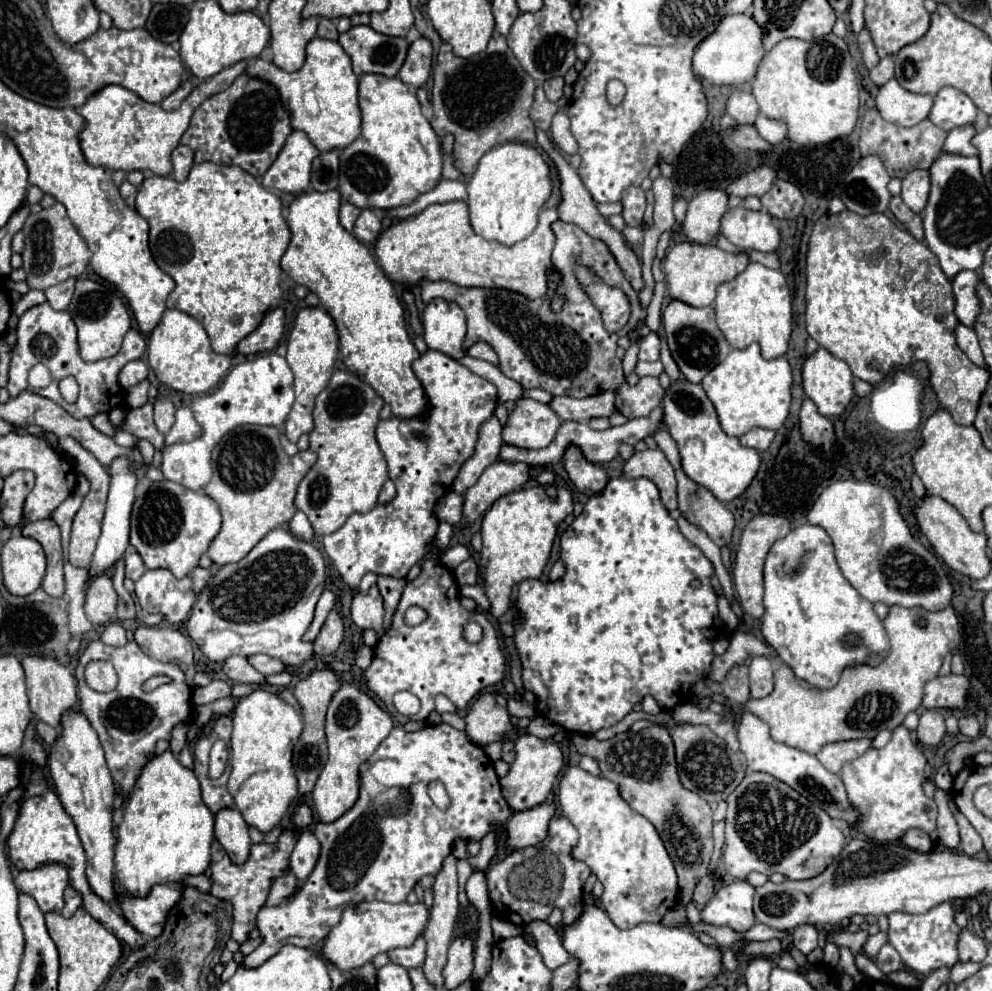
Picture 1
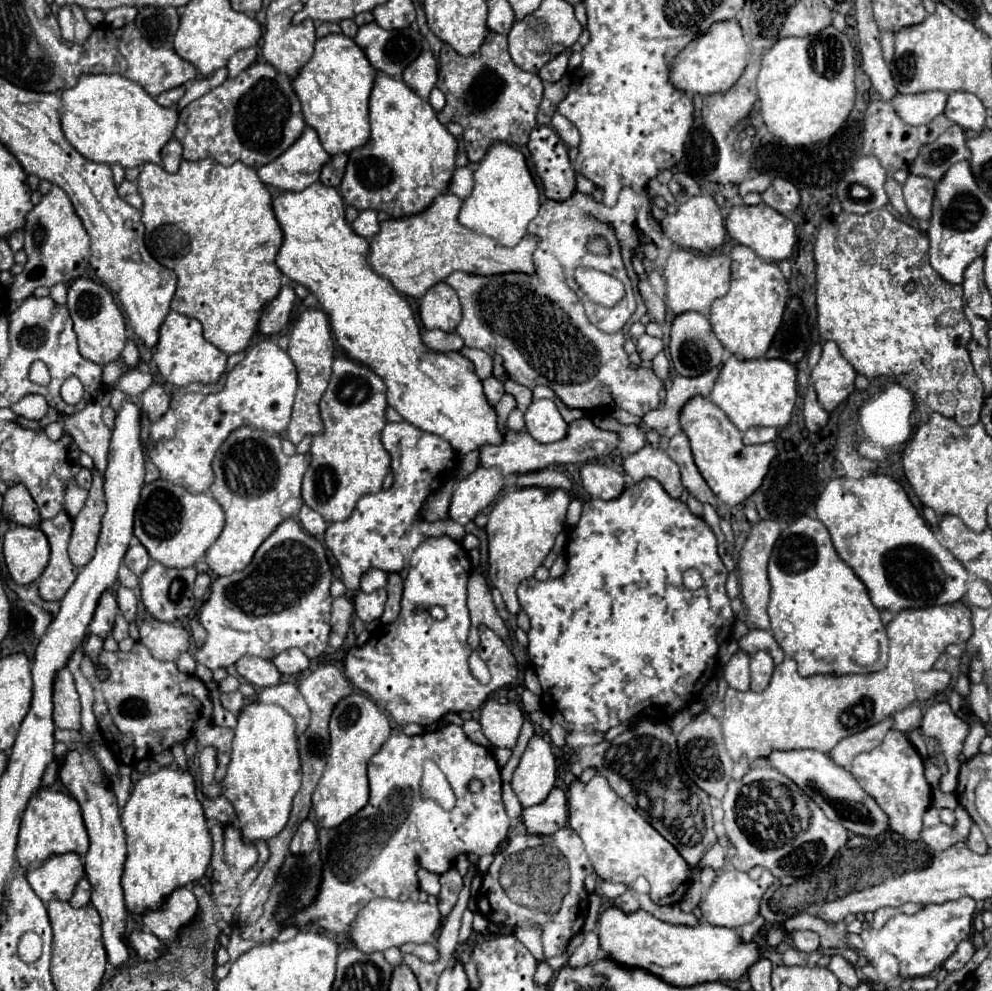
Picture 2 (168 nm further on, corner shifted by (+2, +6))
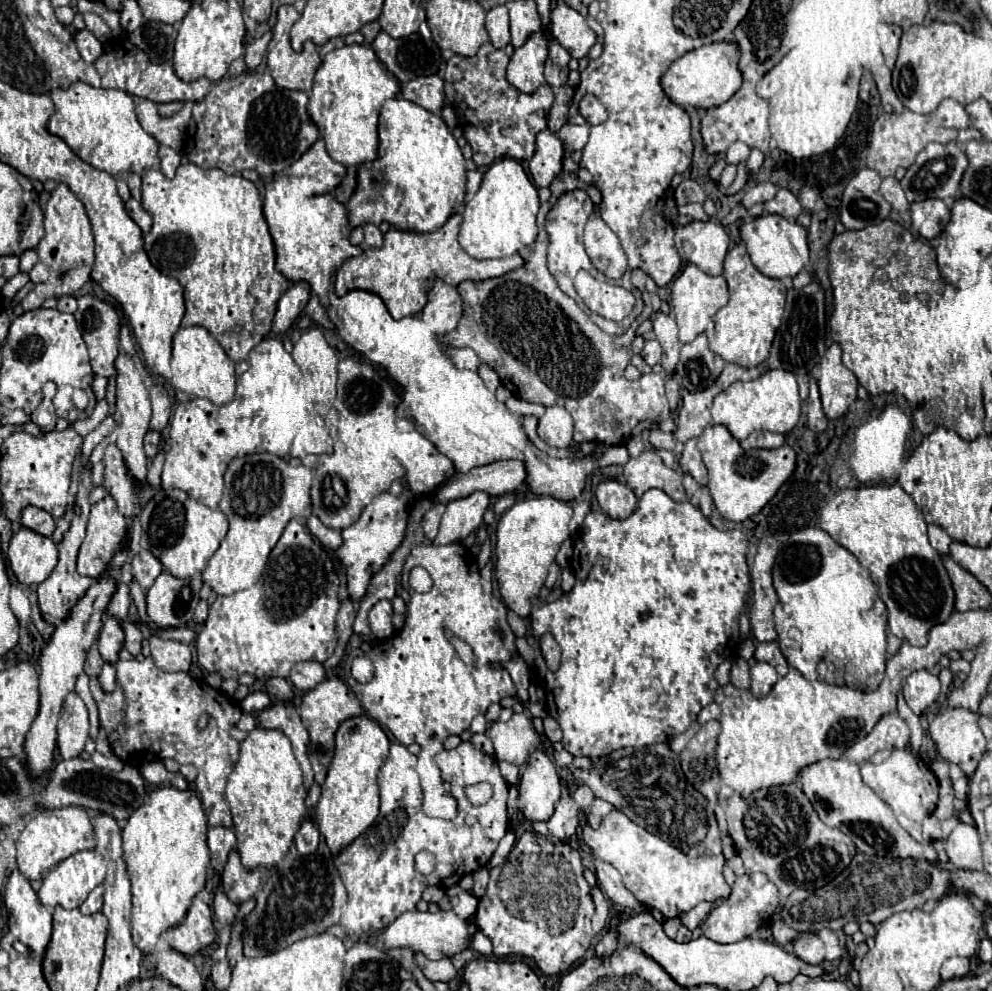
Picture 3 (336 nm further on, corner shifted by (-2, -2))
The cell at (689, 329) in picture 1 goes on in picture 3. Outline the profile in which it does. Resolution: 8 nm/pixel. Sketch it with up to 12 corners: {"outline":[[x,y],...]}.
{"outline":[[707,335],[681,347],[677,377],[687,391],[715,383],[725,361]]}

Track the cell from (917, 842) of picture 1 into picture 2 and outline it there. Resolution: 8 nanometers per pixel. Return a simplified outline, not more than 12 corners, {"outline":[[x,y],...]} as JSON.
{"outline":[[961,805],[953,827],[925,827],[921,839],[935,851],[965,841],[973,821]]}

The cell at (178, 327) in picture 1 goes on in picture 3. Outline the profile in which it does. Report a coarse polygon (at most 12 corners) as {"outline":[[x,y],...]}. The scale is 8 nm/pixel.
{"outline":[[205,327],[173,337],[171,385],[233,401],[235,363]]}

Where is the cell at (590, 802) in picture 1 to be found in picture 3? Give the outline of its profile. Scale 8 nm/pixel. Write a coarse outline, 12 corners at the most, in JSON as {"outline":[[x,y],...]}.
{"outline":[[593,801],[587,869],[613,865],[667,919],[731,893],[723,855],[691,859]]}

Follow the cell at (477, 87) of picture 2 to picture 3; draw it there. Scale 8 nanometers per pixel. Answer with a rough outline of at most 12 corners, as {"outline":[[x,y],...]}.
{"outline":[[511,45],[451,57],[445,103],[477,167],[531,159],[553,91],[509,85]]}

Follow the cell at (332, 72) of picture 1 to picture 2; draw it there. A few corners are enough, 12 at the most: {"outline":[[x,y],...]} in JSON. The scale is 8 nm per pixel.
{"outline":[[343,33],[319,37],[293,89],[329,155],[369,139],[375,69]]}

